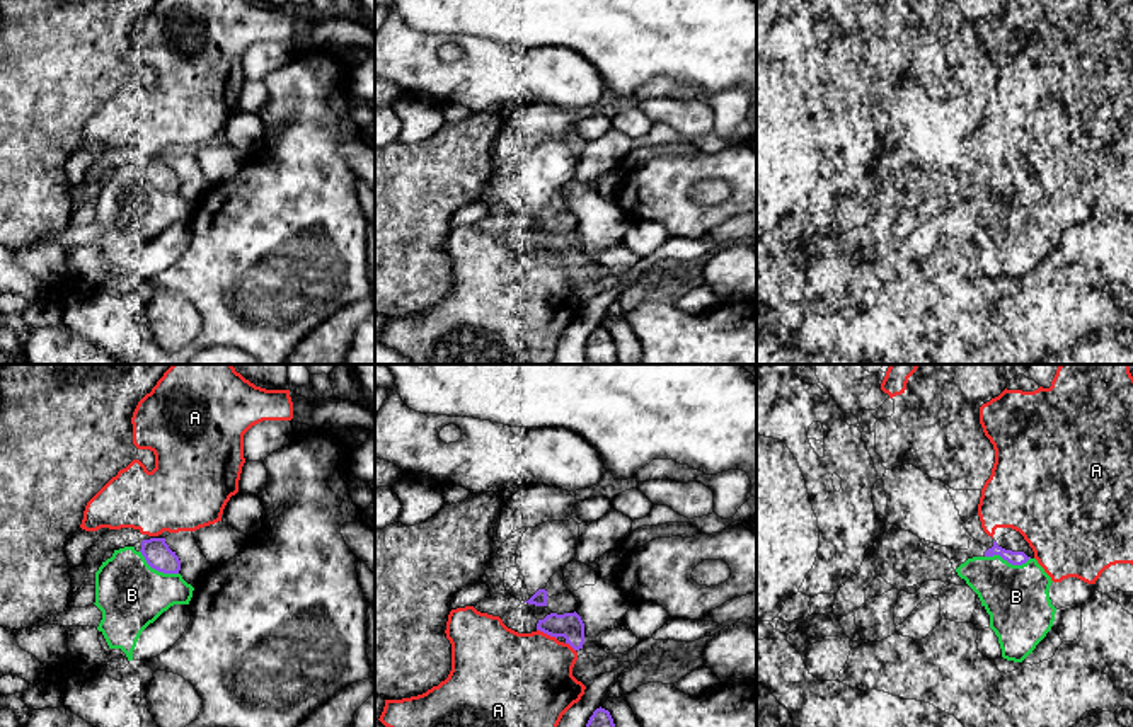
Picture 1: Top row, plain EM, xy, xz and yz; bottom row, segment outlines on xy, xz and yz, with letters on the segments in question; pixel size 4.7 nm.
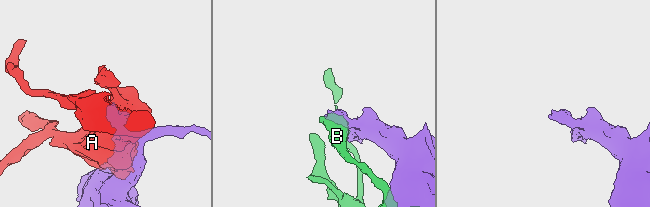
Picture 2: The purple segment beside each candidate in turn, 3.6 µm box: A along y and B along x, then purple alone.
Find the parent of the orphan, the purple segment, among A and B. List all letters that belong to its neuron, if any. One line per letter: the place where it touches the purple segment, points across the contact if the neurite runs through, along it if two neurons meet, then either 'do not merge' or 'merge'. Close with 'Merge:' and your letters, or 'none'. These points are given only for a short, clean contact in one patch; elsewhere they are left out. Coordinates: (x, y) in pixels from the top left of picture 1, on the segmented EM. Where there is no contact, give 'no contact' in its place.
A: meets purple in xz at (547, 634); do not merge
B: meets purple in yz at (1007, 560); do not merge
Merge: none

